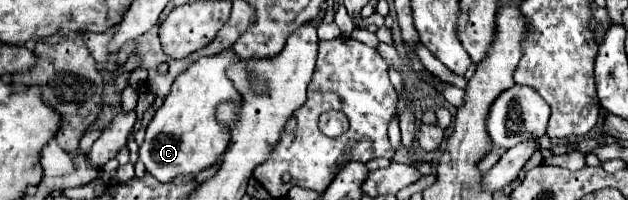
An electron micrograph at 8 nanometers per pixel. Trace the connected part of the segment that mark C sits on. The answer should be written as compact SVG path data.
M224 51L214 57L200 57L174 81L162 107L146 127L146 135L140 145L140 161L160 183L170 183L178 175L200 173L224 155L228 131L216 121L214 111L218 103L238 99L234 85L226 77L226 67L234 61L236 55L232 51Z

